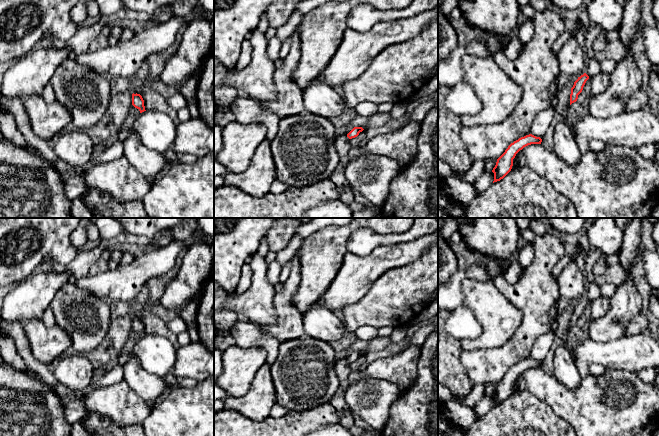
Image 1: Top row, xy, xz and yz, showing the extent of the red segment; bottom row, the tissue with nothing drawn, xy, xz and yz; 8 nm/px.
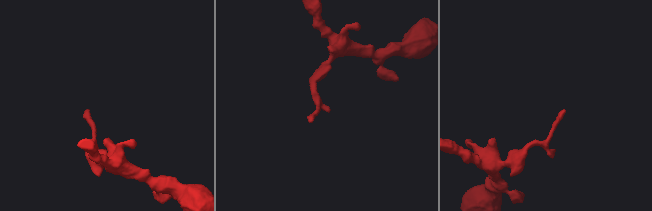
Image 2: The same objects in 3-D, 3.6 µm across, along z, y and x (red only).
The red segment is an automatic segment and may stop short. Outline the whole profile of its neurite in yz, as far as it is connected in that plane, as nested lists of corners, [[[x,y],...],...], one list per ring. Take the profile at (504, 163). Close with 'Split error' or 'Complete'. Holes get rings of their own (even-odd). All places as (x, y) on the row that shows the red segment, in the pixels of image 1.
[[[532,134],[519,138],[511,143],[505,152],[497,159],[496,165],[492,172],[494,173],[494,182],[503,179],[512,169],[513,159],[516,154],[524,147],[531,144],[541,144],[542,139]]]. Complete

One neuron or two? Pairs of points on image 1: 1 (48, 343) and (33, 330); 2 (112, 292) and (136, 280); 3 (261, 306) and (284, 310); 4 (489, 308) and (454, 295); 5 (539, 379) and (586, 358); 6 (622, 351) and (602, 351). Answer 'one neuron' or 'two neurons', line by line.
1: one neuron
2: one neuron
3: two neurons
4: two neurons
5: two neurons
6: one neuron

